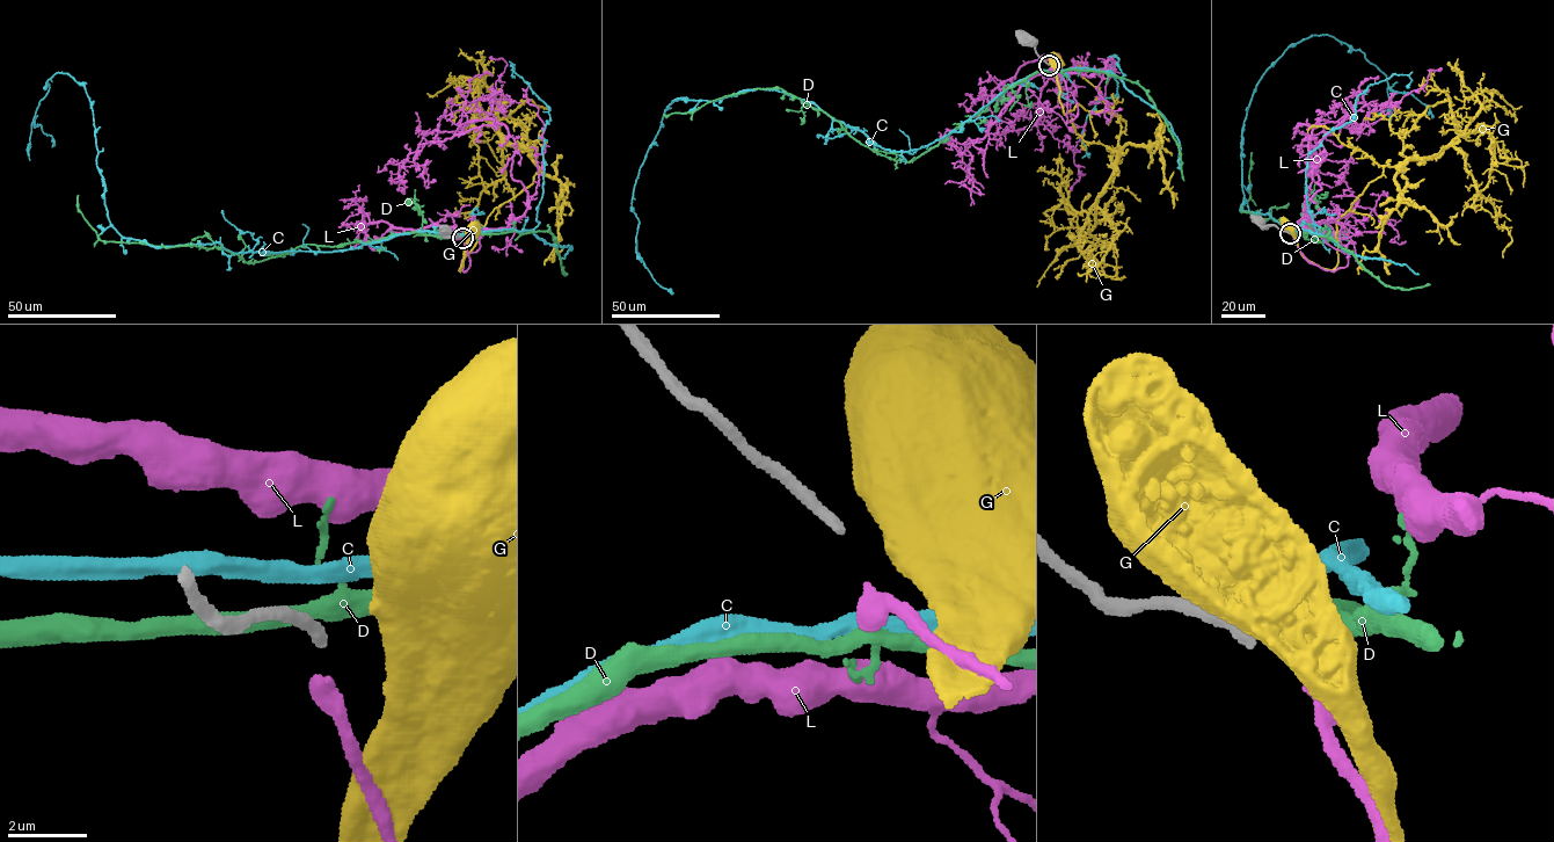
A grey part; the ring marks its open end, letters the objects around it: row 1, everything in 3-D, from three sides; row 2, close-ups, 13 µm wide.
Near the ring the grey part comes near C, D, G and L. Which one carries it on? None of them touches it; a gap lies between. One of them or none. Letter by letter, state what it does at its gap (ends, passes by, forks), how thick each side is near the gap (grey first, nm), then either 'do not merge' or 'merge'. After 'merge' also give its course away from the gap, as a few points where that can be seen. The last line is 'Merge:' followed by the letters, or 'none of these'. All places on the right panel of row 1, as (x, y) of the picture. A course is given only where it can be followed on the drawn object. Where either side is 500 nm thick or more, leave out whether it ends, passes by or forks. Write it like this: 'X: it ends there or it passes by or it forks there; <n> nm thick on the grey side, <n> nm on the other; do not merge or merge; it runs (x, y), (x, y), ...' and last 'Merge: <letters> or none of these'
C: it passes by; 280 nm thick on the grey side, 400 nm on the other; do not merge
D: it forks there; 280 nm thick on the grey side, 320 nm on the other; do not merge
G: 280 nm thick on the grey side, 650 nm on the other; do not merge
L: it passes by; 280 nm thick on the grey side, 300 nm on the other; merge; it runs (1292, 236), (1310, 262), (1347, 266), (1305, 227), (1321, 189), (1315, 126), (1296, 124), (1318, 172), (1348, 160)
Merge: L

